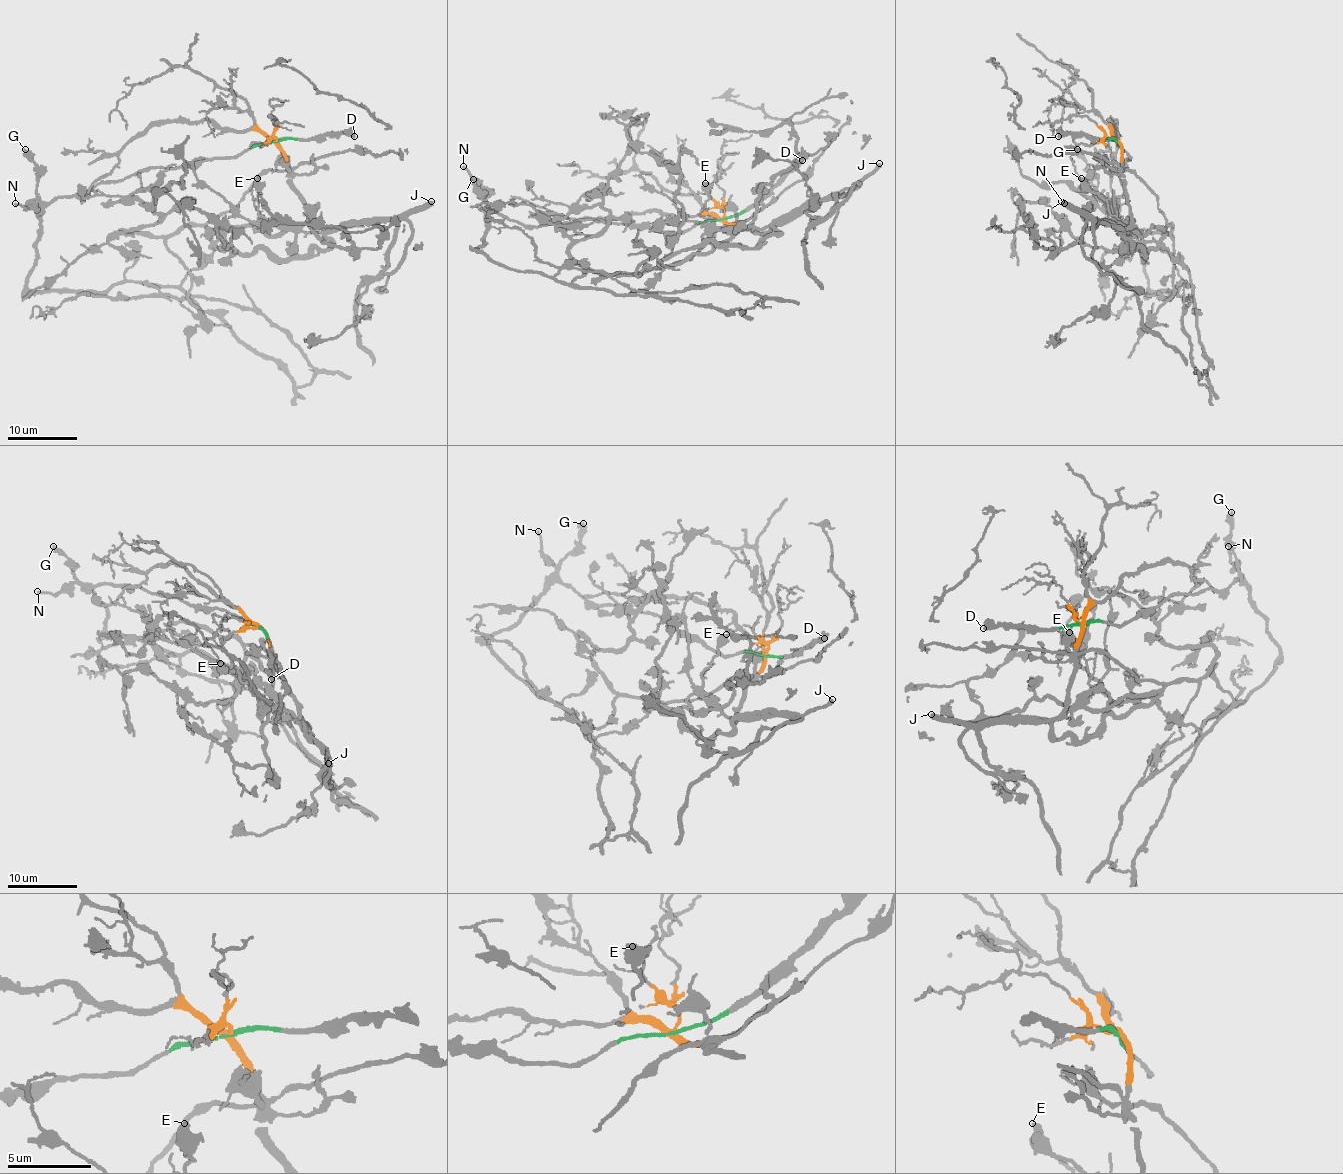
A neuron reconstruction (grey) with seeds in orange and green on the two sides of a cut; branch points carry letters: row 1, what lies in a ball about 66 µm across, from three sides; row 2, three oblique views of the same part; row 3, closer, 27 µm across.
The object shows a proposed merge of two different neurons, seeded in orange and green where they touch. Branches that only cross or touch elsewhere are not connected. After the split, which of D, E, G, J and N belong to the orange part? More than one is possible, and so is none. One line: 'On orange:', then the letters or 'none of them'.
On orange: E, J

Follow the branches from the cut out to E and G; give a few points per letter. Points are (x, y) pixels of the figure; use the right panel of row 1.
E: (1117, 140), (1121, 151), (1121, 178), (1131, 223), (1126, 232), (1127, 225), (1110, 213), (1108, 204), (1081, 178)
G: (1117, 140), (1129, 157), (1117, 170), (1124, 192), (1112, 203), (1107, 203), (1098, 194), (1088, 164), (1077, 149)

